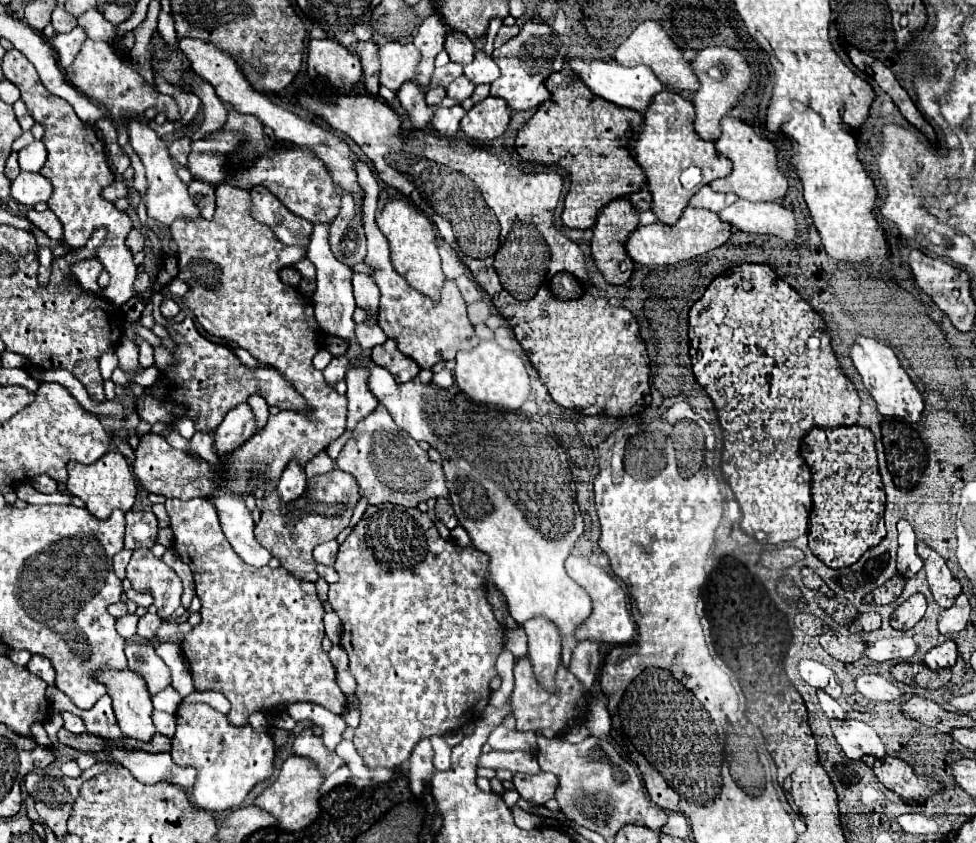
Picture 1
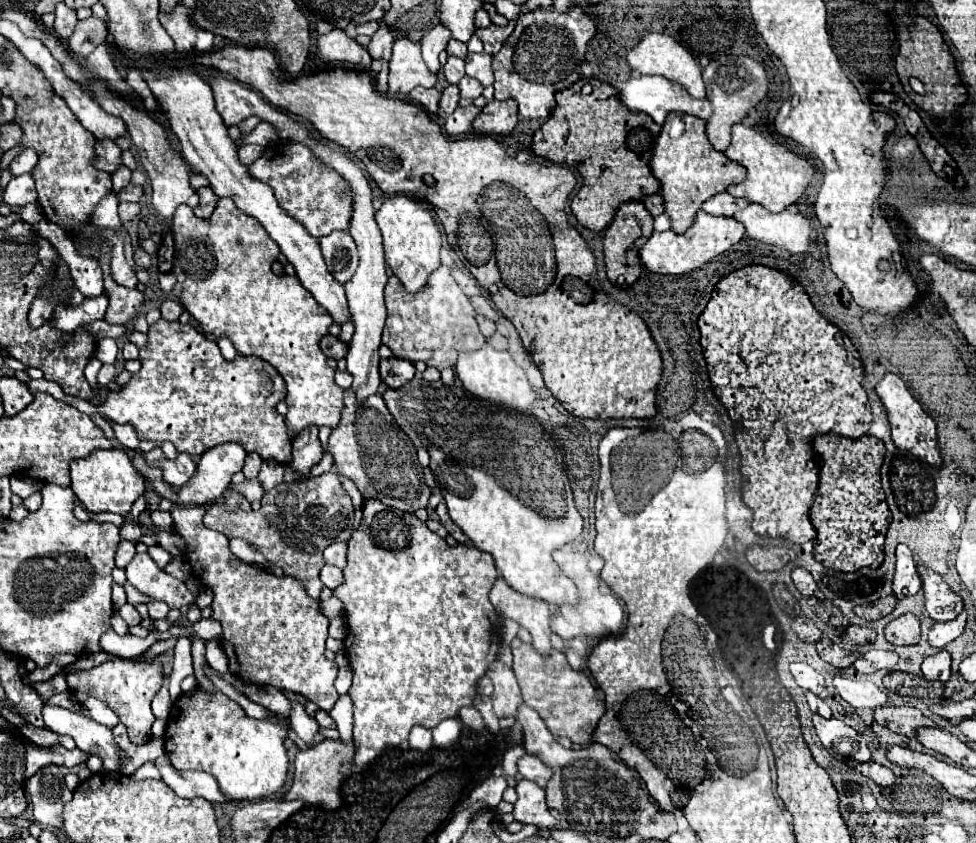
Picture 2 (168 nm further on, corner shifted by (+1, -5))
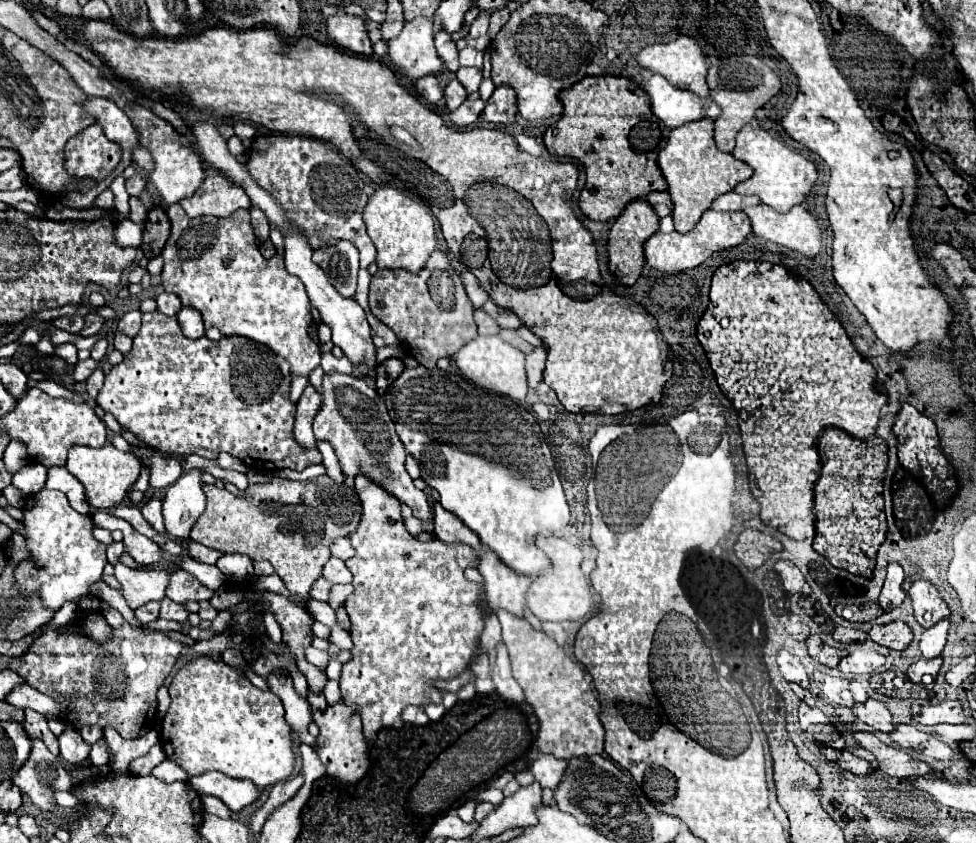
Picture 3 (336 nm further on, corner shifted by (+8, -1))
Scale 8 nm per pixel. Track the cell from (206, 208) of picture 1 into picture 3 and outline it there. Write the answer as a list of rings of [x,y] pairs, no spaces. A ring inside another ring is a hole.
[[[208,176],[202,186],[180,202],[190,218],[196,216],[230,216],[238,208],[250,208],[250,198],[224,176]]]

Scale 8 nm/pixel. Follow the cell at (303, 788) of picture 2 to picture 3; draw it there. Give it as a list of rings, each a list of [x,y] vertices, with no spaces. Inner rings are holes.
[[[344,700],[336,702],[334,706],[328,704],[328,708],[324,712],[316,710],[316,708],[312,708],[310,712],[312,712],[314,722],[320,728],[316,752],[318,752],[320,760],[328,766],[328,776],[338,778],[344,784],[360,780],[370,766],[370,758],[368,758],[368,740],[364,738],[362,718],[358,718],[358,712]]]

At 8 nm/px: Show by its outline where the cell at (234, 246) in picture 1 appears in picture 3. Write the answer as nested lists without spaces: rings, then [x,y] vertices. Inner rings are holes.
[[[172,204],[168,210],[170,216],[170,238],[162,250],[164,268],[162,268],[162,286],[166,292],[180,296],[184,306],[196,308],[206,328],[218,328],[224,336],[238,334],[254,338],[260,344],[266,344],[276,354],[286,358],[292,366],[292,374],[308,376],[320,364],[320,346],[308,336],[308,326],[312,322],[310,300],[298,278],[286,272],[282,256],[264,258],[258,250],[258,240],[250,226],[250,212],[236,210],[228,218],[202,216],[188,218],[180,204]]]

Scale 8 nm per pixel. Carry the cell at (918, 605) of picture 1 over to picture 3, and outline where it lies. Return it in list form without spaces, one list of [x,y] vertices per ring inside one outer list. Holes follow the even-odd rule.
[[[896,620],[892,624],[884,624],[884,626],[874,626],[868,636],[876,644],[886,646],[890,650],[904,650],[904,648],[908,648],[908,644],[914,638],[912,630],[902,620]]]

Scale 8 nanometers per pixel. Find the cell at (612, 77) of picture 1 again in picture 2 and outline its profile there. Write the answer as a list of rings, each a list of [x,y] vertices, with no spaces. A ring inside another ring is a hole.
[[[633,76],[627,82],[615,84],[615,92],[619,96],[619,100],[631,110],[631,112],[643,112],[647,116],[651,116],[657,124],[665,122],[665,116],[669,112],[679,112],[679,114],[693,114],[697,118],[707,120],[711,116],[711,106],[709,102],[703,100],[695,100],[691,98],[691,94],[677,82],[671,82],[667,78],[661,76]]]

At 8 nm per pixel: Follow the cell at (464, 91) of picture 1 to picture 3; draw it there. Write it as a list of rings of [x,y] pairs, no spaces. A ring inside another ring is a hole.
[[[460,68],[460,70],[456,72],[456,78],[458,78],[458,82],[472,94],[472,92],[476,92],[476,90],[480,88],[482,70],[478,70],[478,68]]]

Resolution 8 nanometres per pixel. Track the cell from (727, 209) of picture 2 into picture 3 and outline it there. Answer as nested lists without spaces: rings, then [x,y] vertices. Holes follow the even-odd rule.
[[[728,192],[728,194],[722,194],[714,200],[712,210],[738,212],[738,210],[746,210],[746,206],[758,206],[758,204],[760,204],[760,200],[756,196],[742,196],[736,192]]]

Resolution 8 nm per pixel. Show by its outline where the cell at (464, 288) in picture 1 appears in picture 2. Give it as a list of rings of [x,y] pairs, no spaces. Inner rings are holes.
[[[473,296],[471,298],[471,304],[473,304],[473,308],[475,308],[477,314],[483,314],[483,316],[487,316],[491,320],[499,320],[499,314],[495,312],[491,300],[487,300],[485,296]]]

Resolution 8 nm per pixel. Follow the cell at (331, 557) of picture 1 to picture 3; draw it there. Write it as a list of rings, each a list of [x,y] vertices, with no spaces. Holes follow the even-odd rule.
[[[338,538],[338,540],[334,540],[332,546],[330,546],[330,550],[332,550],[332,556],[338,556],[342,560],[348,560],[348,558],[354,556],[354,548],[350,544],[350,538]]]

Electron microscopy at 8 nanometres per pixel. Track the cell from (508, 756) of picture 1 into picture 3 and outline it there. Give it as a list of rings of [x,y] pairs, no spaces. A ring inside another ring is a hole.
[[[540,754],[540,756],[532,762],[530,772],[534,774],[536,782],[538,782],[542,788],[556,790],[556,788],[558,788],[558,782],[562,782],[562,778],[564,778],[564,774],[566,774],[566,760]]]

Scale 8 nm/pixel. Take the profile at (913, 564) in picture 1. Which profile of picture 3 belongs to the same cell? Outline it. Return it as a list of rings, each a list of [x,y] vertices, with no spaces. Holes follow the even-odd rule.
[[[890,564],[888,566],[888,576],[882,588],[882,594],[878,598],[878,604],[884,612],[896,608],[902,604],[902,600],[906,598],[906,592],[902,590],[902,582],[904,582],[904,570],[900,564]]]

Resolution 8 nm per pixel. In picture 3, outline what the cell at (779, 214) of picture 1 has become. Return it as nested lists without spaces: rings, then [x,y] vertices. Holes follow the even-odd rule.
[[[766,204],[744,210],[752,220],[756,236],[774,244],[792,248],[804,256],[816,256],[822,246],[822,232],[816,218],[806,206],[794,206],[790,212],[780,214]]]

